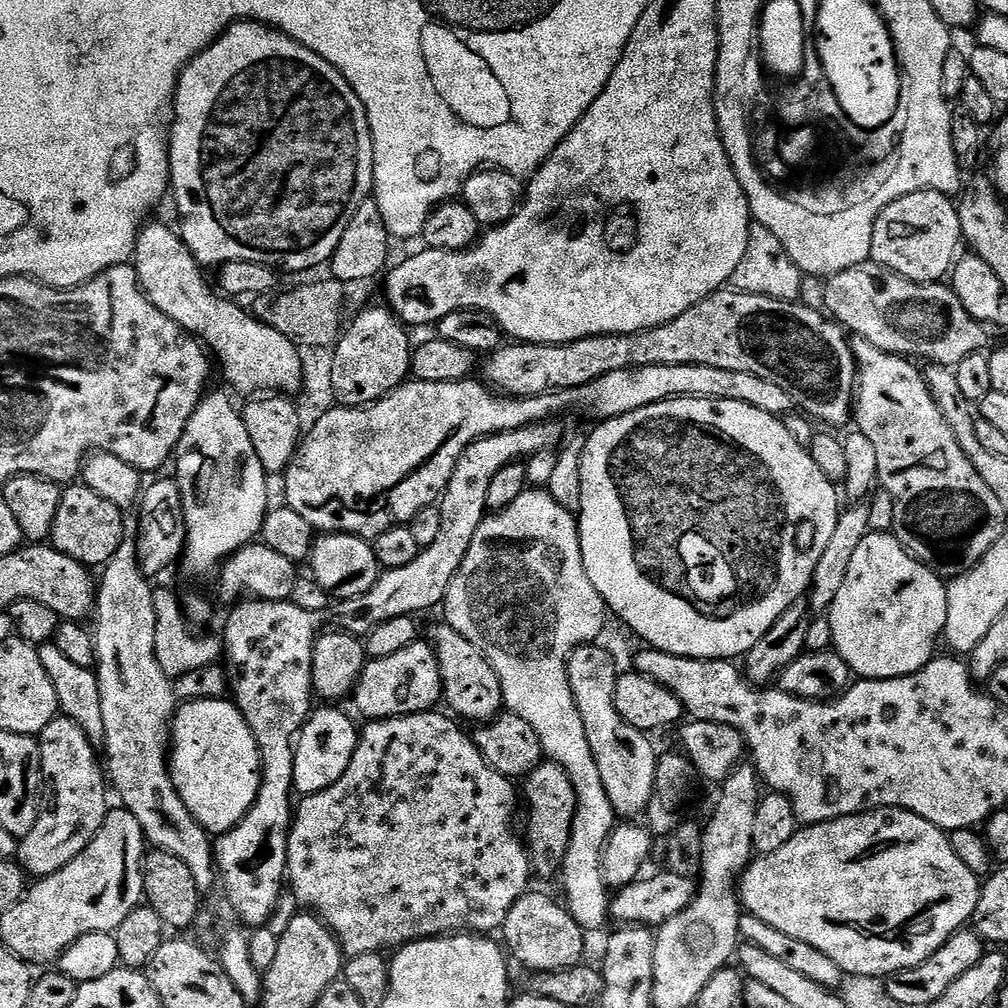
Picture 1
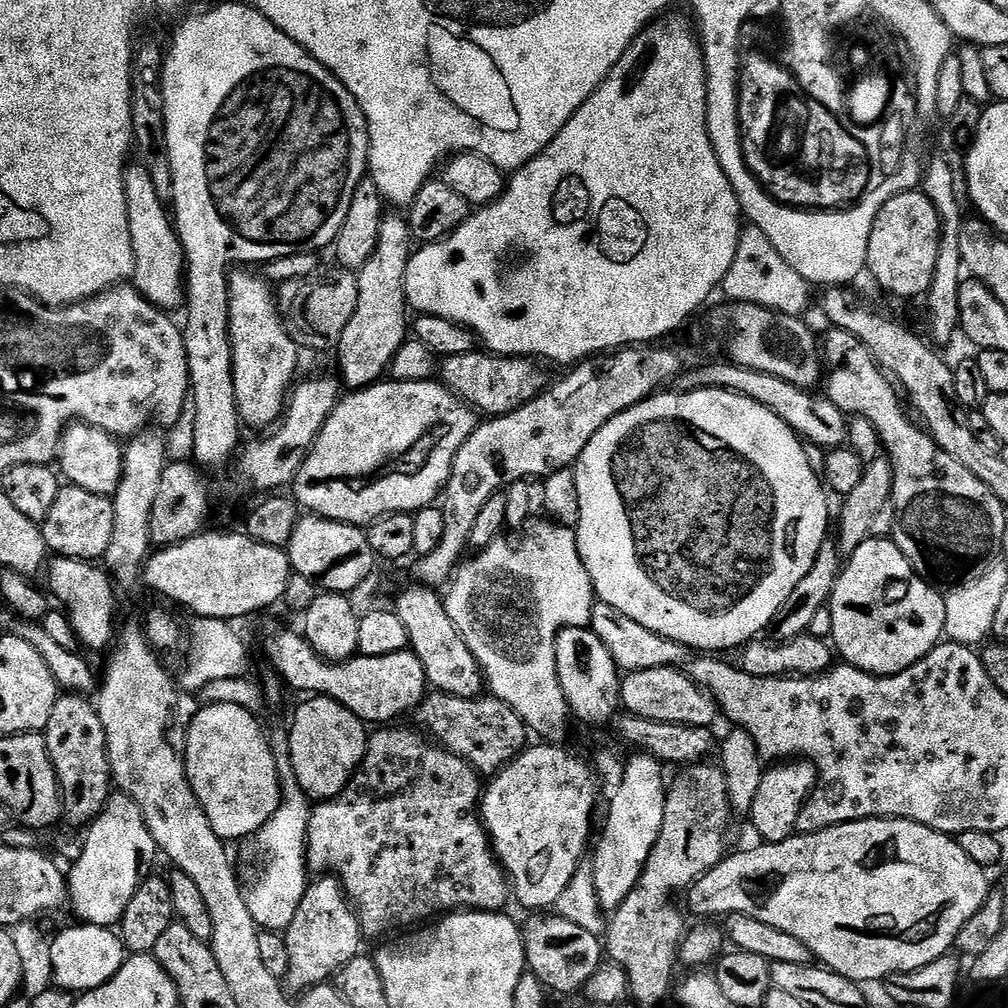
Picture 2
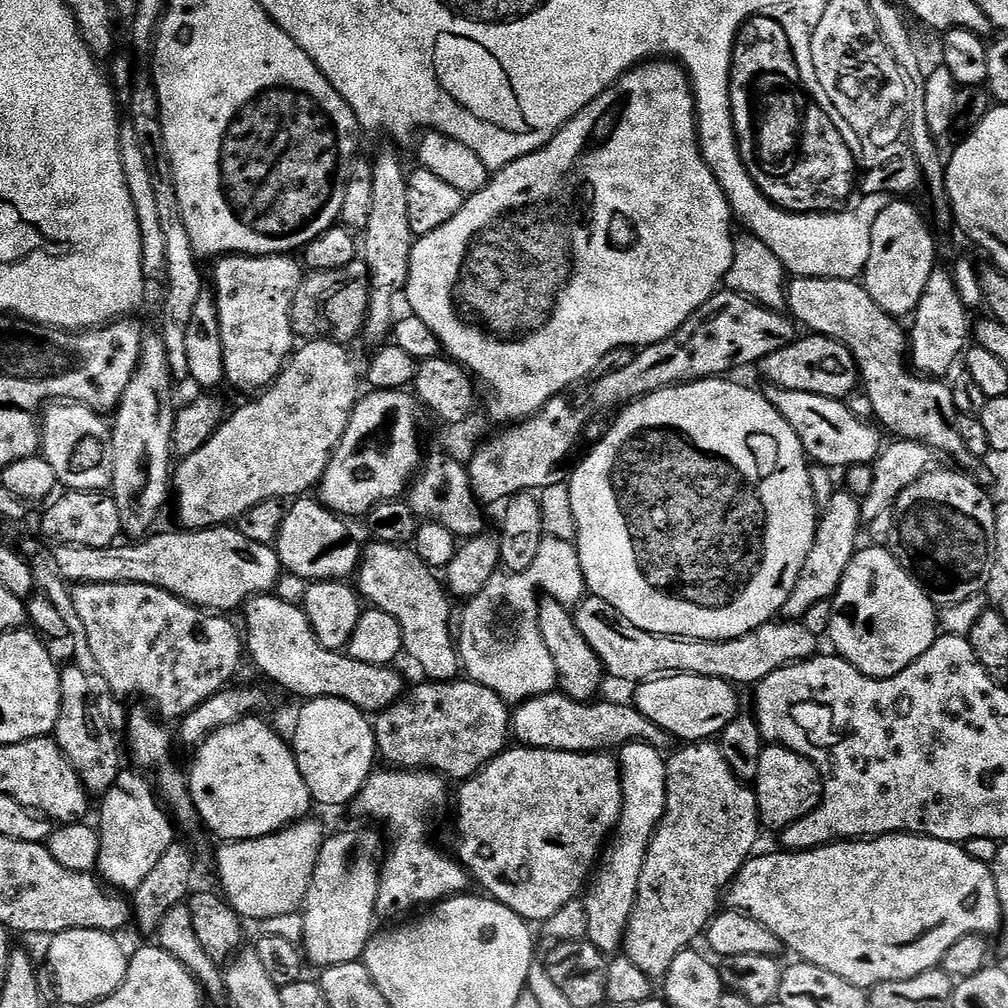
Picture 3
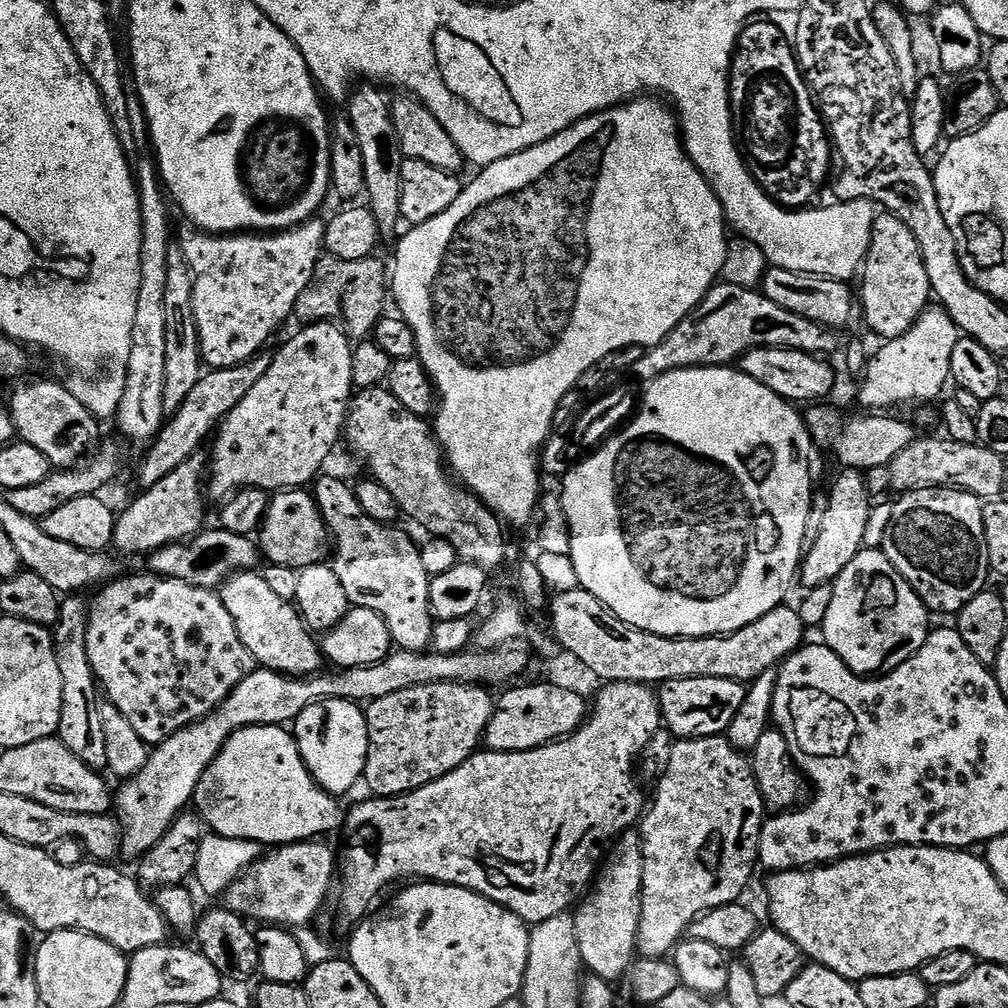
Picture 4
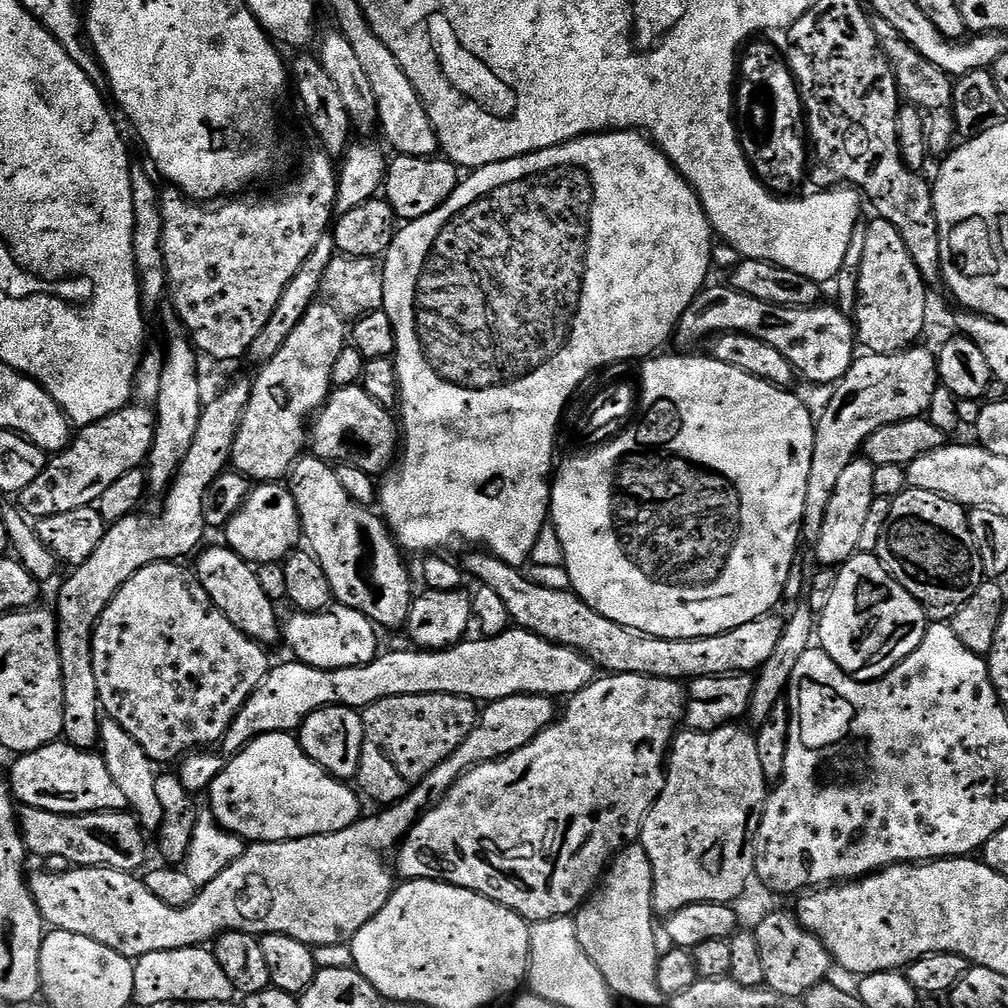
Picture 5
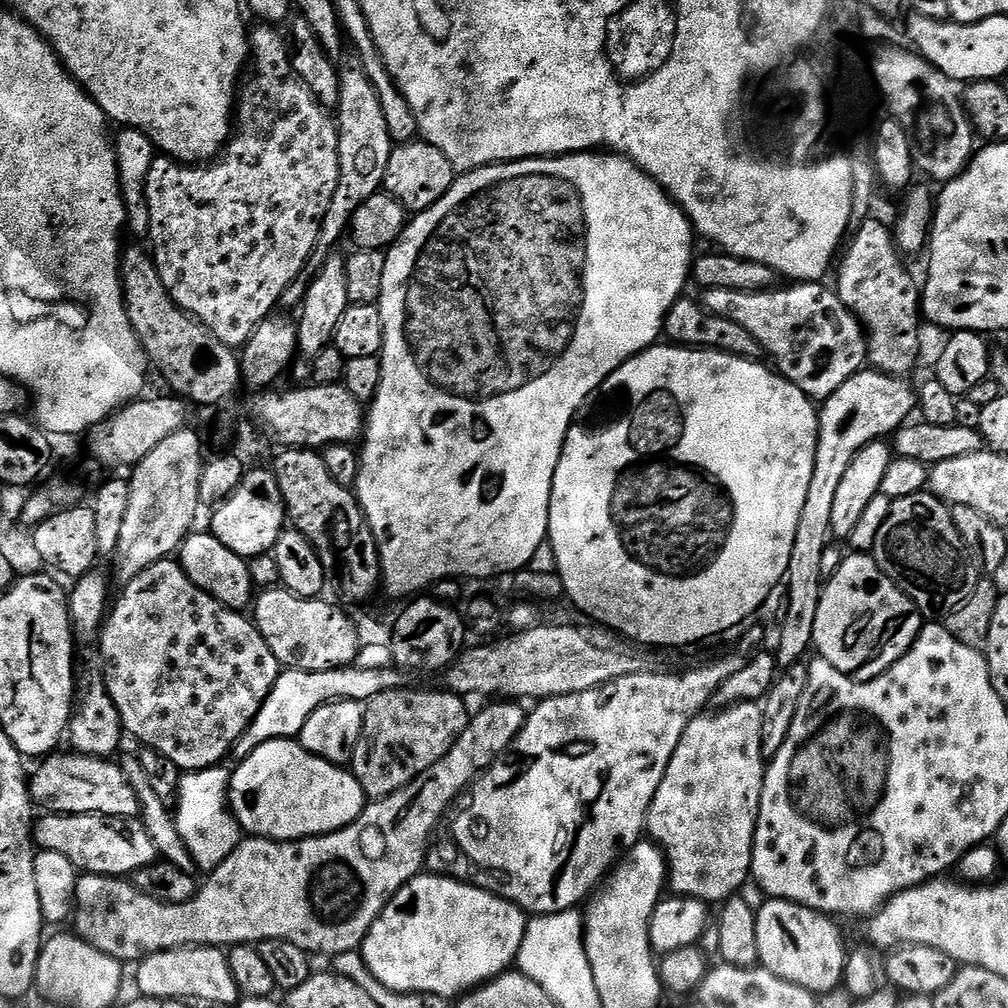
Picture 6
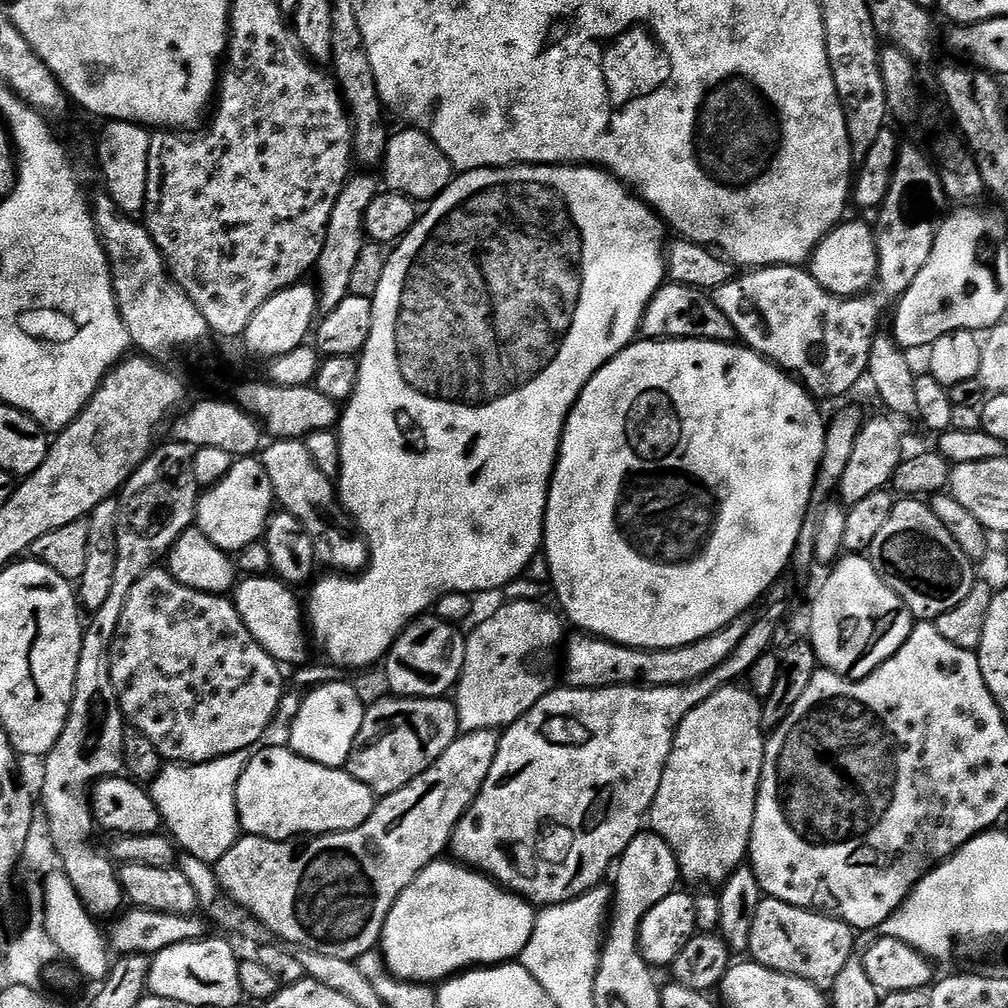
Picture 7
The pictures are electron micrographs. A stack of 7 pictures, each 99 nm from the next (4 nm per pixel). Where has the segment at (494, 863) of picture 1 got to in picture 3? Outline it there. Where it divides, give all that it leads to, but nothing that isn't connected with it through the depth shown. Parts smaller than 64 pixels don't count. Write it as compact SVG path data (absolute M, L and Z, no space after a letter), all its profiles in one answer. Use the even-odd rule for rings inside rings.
M380 766L377 767L373 772L369 774L366 778L366 782L362 786L362 790L358 795L356 795L356 799L352 801L350 808L351 811L354 810L356 812L361 812L364 817L369 821L377 820L378 823L381 824L382 827L388 828L388 857L383 857L382 863L380 864L380 885L377 888L376 894L376 911L379 913L381 917L384 916L396 916L399 912L408 912L411 908L420 908L423 904L428 904L427 906L435 906L440 903L441 900L447 900L450 896L462 896L465 895L469 891L468 884L470 885L470 873L467 868L464 867L463 864L460 863L459 859L447 856L446 853L443 852L440 848L435 848L434 845L428 841L428 835L432 832L432 827L436 824L436 819L439 818L440 815L444 812L444 807L449 807L450 804L450 792L448 796L448 787L450 787L449 781L445 779L445 777L441 776L438 772L430 772L427 770L413 770L410 768L393 768L391 766Z

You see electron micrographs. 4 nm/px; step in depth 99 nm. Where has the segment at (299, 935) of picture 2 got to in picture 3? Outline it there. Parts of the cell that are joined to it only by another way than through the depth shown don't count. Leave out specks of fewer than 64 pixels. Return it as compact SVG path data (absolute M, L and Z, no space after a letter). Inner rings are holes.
M352 824L349 828L344 828L341 832L336 832L327 837L322 846L322 850L318 854L318 862L314 866L314 874L310 878L310 890L306 890L306 898L304 899L304 907L302 909L302 915L304 918L304 942L302 945L302 951L306 957L307 963L316 967L316 970L323 970L326 968L341 966L342 963L354 963L359 961L364 955L368 941L372 939L374 935L374 929L372 929L372 923L378 920L378 913L376 911L376 894L377 888L380 885L380 864L378 863L378 856L376 860L376 840L372 837L372 832L367 828L369 825L364 824Z

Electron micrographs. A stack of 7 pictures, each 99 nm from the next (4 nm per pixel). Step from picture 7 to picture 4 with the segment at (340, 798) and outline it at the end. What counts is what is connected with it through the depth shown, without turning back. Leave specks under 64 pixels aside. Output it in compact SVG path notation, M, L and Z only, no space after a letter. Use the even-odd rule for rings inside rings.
M263 724L253 728L238 730L228 739L226 746L210 762L206 774L202 774L202 782L198 782L198 790L194 797L194 808L201 820L215 835L239 840L255 840L261 846L283 846L312 842L323 832L332 832L341 827L346 815L340 809L341 801L324 792L316 784L315 778L305 766L302 754L296 745L295 735L287 727L275 724Z

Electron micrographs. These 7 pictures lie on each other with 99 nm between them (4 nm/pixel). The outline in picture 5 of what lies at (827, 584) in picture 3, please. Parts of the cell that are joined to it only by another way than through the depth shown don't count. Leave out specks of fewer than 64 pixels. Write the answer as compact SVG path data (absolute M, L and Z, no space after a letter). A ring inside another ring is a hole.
M857 458L842 470L838 483L834 485L834 494L830 494L830 506L826 506L826 518L822 520L822 530L814 552L824 566L839 566L860 552L862 525L870 514L870 506L878 498L874 494L874 470L876 465L866 458Z

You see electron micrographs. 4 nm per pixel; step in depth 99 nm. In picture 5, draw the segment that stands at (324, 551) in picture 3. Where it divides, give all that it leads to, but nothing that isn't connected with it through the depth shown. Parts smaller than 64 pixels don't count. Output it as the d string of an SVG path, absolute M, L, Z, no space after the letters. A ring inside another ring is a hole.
M260 482L253 487L248 501L226 526L227 547L253 566L279 564L297 551L301 543L300 514L291 487L280 482Z

